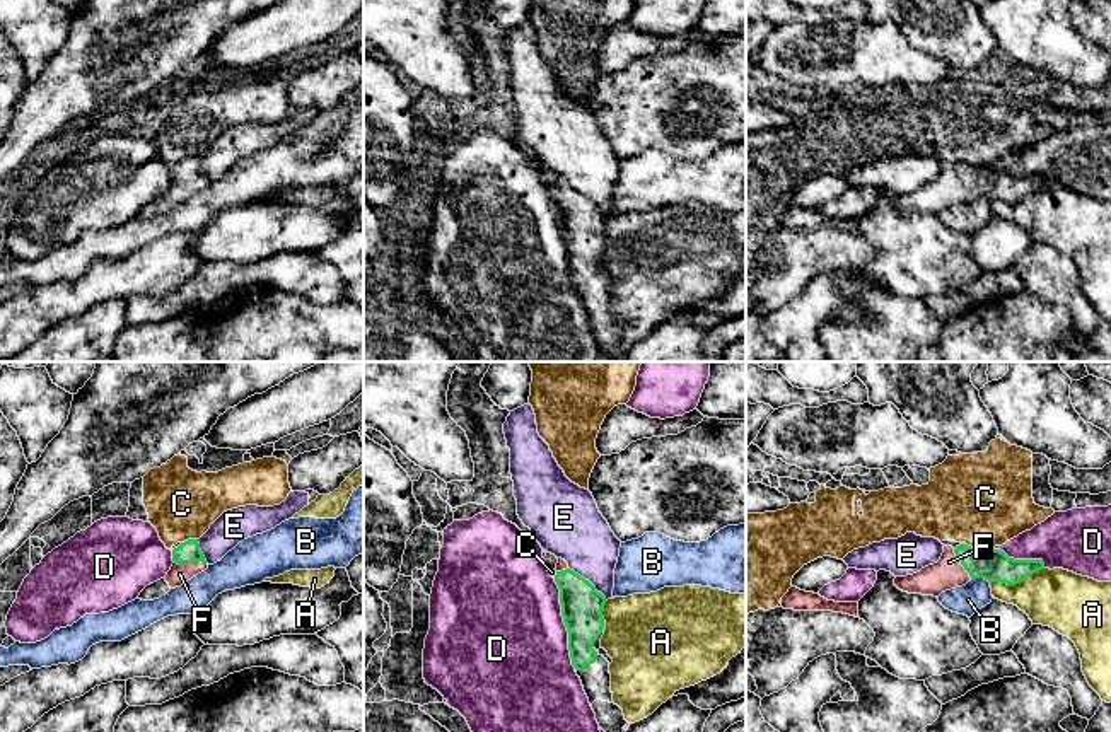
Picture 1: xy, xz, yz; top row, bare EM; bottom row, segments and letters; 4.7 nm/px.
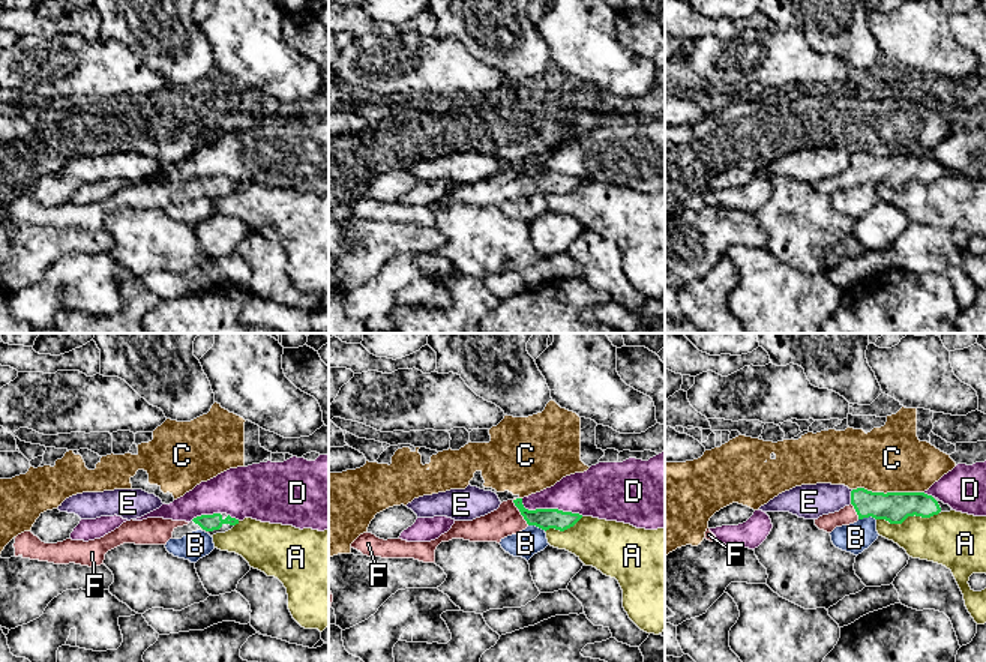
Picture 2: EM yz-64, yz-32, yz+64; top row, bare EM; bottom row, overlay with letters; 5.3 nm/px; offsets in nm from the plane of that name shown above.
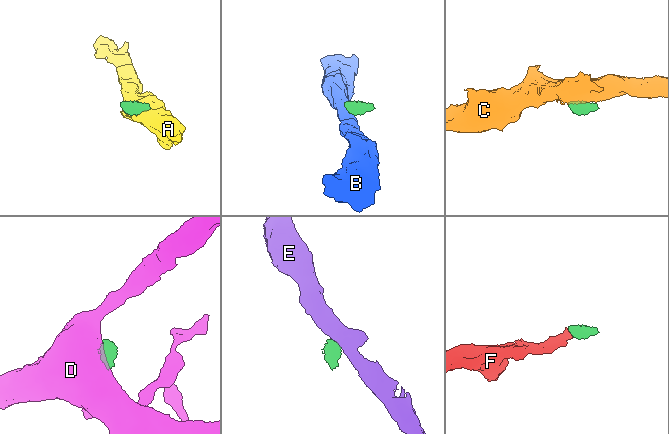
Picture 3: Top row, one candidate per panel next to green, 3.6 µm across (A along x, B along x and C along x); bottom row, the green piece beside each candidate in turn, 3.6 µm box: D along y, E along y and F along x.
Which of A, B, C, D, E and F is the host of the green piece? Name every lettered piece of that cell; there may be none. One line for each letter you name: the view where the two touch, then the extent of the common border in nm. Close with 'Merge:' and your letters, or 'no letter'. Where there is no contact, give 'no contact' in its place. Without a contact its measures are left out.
F: meets green in xy; contact 150 nm long
Merge: F

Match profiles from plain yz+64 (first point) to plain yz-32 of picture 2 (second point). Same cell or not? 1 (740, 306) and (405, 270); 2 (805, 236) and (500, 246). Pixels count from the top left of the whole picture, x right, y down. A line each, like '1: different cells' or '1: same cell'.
1: different cells
2: same cell

